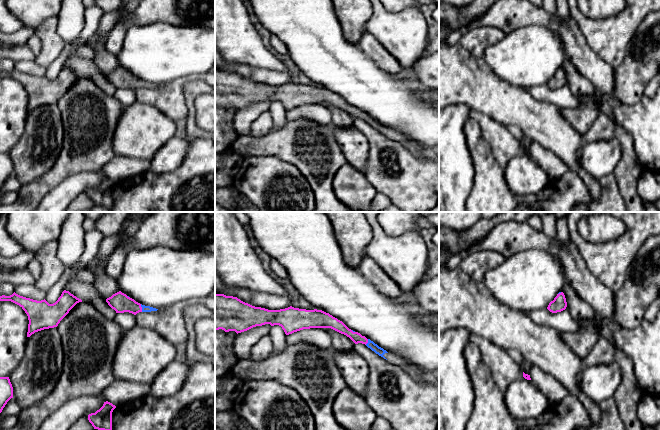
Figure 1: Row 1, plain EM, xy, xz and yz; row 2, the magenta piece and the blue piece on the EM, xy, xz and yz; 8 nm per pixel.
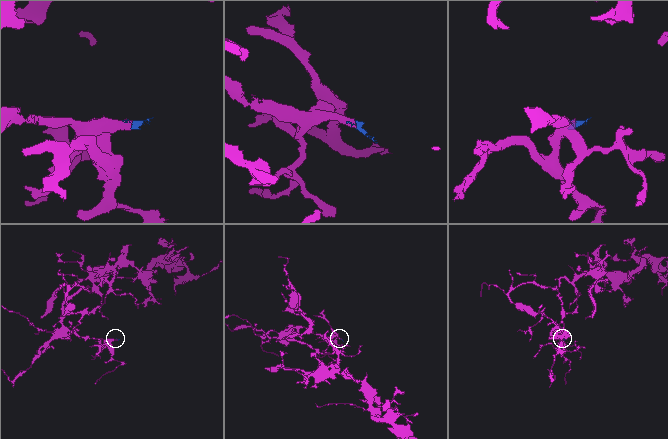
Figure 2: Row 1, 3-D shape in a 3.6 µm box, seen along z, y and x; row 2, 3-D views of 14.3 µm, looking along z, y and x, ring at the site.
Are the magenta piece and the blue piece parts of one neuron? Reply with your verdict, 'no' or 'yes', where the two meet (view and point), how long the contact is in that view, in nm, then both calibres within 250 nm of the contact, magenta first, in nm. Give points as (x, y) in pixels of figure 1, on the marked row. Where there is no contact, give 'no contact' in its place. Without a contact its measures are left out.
yes | xy (141, 308) | 70 nm | 160/50 nm

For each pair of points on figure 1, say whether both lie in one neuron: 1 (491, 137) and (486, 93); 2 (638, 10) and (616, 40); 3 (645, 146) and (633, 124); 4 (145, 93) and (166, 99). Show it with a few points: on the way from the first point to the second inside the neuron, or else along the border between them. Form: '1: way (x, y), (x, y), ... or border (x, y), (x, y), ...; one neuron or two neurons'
1: border (471, 109), (485, 113), (506, 127); two neurons
2: way (631, 17), (616, 33); one neuron
3: way (645, 141), (645, 136), (638, 129); one neuron
4: way (150, 96), (161, 97); one neuron

